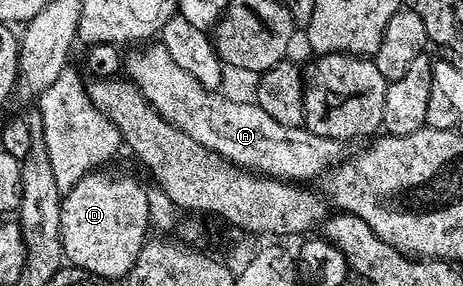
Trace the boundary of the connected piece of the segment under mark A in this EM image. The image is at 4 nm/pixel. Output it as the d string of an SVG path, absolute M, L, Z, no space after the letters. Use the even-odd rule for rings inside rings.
M154 42L146 47L150 46L125 57L125 75L164 119L184 130L200 146L239 167L290 182L310 182L313 176L321 177L343 159L343 141L317 136L304 126L289 128L276 122L257 102L233 100L230 96L221 96L221 91L200 86L192 74L172 62L172 54L168 54L164 45Z

